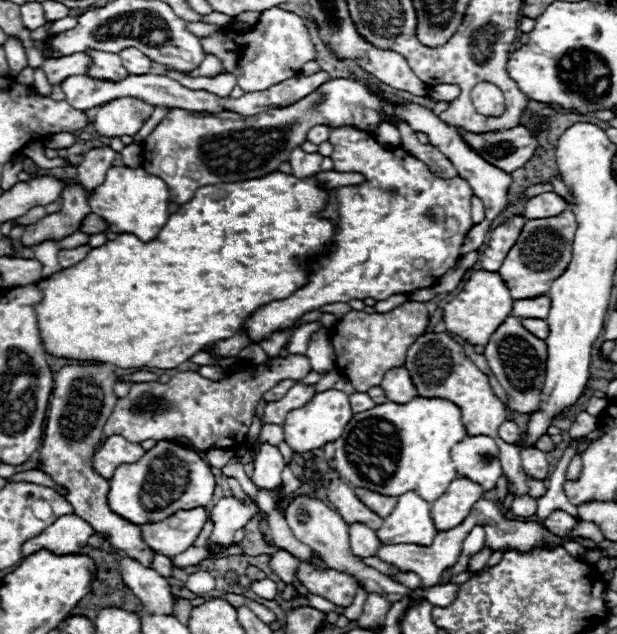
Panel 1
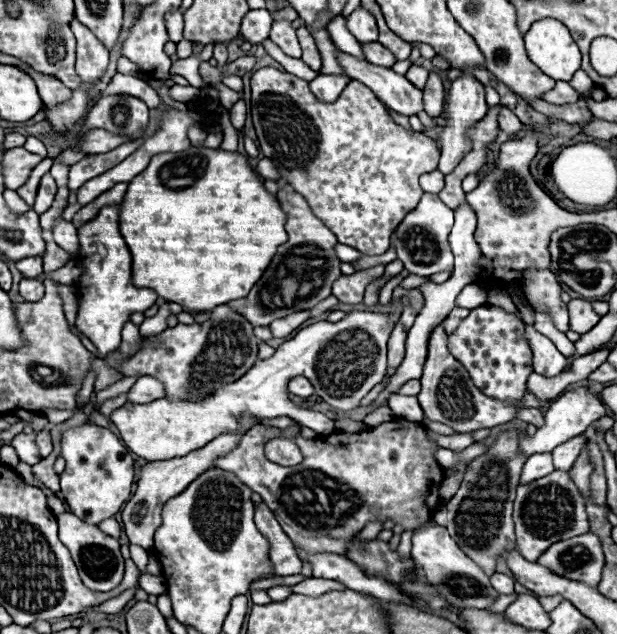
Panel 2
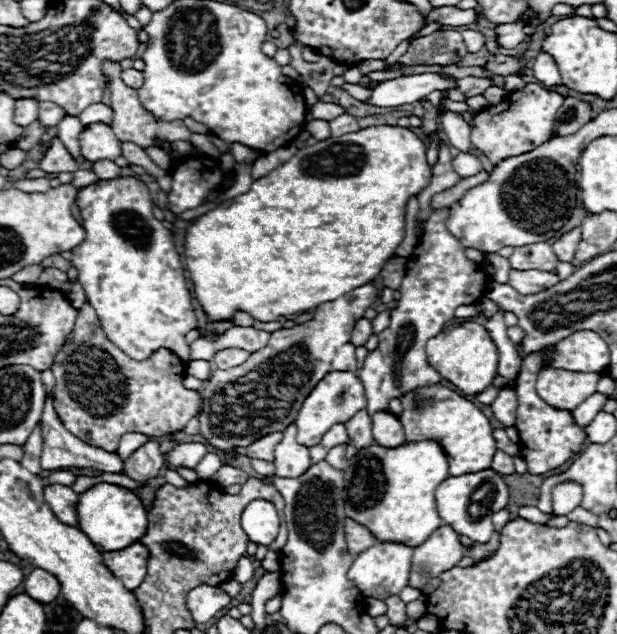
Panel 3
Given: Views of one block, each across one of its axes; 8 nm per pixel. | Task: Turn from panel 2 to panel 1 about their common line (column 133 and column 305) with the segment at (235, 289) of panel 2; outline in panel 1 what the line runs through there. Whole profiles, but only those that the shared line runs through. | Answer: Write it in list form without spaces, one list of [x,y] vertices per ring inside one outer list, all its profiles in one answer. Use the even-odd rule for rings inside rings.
[[[274,172],[264,178],[254,178],[254,180],[244,180],[244,182],[210,184],[210,186],[198,188],[190,202],[182,204],[176,214],[170,214],[168,222],[164,224],[164,228],[160,230],[160,234],[154,240],[142,242],[134,234],[122,234],[122,236],[118,234],[116,240],[110,240],[100,248],[92,248],[88,252],[88,256],[84,260],[80,260],[78,264],[74,264],[70,268],[62,268],[58,274],[52,274],[50,278],[40,278],[34,286],[38,286],[44,296],[42,296],[42,302],[38,302],[34,306],[34,312],[38,318],[38,330],[40,330],[42,344],[46,346],[48,354],[54,358],[70,358],[70,360],[80,360],[80,362],[100,362],[100,364],[112,364],[118,368],[148,366],[148,368],[170,370],[170,368],[180,366],[182,362],[192,358],[196,352],[200,352],[204,346],[234,336],[240,330],[244,318],[248,314],[252,314],[256,308],[290,296],[298,286],[302,286],[306,282],[308,258],[316,256],[324,248],[324,244],[330,242],[334,236],[332,222],[320,220],[320,212],[326,206],[326,192],[328,192],[328,188],[318,188],[314,184],[314,178],[300,180],[296,176],[282,174],[282,172]]]

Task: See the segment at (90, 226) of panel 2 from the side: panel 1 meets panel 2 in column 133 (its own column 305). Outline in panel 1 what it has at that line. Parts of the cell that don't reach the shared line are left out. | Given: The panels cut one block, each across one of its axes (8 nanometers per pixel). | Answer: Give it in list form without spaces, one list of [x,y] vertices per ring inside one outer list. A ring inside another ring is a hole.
[[[354,126],[330,128],[328,142],[334,146],[334,152],[330,156],[334,162],[334,172],[360,172],[366,180],[358,186],[338,186],[328,192],[328,204],[322,212],[322,218],[330,218],[330,222],[334,222],[334,244],[330,246],[328,254],[318,256],[318,260],[310,262],[306,286],[300,286],[286,300],[276,300],[254,310],[254,314],[246,318],[242,330],[248,334],[252,344],[260,344],[274,332],[292,328],[306,312],[316,310],[324,304],[348,302],[352,298],[384,300],[392,294],[406,294],[434,286],[434,282],[458,262],[462,240],[472,228],[472,188],[464,178],[438,178],[422,160],[414,158],[406,150],[384,148],[374,140],[370,132],[358,130]]]

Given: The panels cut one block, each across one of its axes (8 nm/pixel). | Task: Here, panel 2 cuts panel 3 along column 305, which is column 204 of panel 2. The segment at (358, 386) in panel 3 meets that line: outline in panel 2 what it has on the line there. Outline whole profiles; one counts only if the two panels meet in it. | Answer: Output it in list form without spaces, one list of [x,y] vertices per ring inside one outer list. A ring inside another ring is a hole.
[[[352,310],[340,322],[332,324],[328,320],[322,320],[312,326],[302,328],[292,340],[278,346],[274,356],[270,356],[268,360],[258,360],[252,366],[252,370],[248,370],[248,374],[244,374],[244,378],[224,386],[224,390],[218,390],[212,398],[206,398],[204,402],[172,402],[166,398],[160,398],[160,400],[154,400],[148,404],[124,404],[122,408],[112,412],[110,420],[116,424],[124,444],[136,456],[146,458],[146,460],[156,460],[156,458],[184,456],[192,450],[198,450],[200,446],[206,446],[216,434],[236,430],[236,426],[238,426],[236,418],[242,412],[250,412],[256,418],[256,422],[260,422],[262,418],[286,416],[284,384],[288,382],[288,378],[294,378],[294,376],[304,374],[308,380],[312,380],[316,394],[326,404],[330,404],[332,408],[336,408],[340,412],[348,412],[348,410],[358,408],[360,400],[382,380],[382,360],[386,360],[386,342],[390,338],[394,326],[396,324],[390,322],[388,314],[368,312],[368,310]]]

